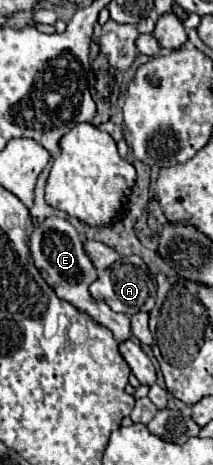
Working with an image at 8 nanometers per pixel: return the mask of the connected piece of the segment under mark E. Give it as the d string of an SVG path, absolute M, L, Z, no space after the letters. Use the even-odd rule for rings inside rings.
M48 216L44 222L34 222L32 234L28 238L28 248L30 248L34 266L38 268L40 276L48 282L48 286L56 292L56 296L60 300L70 302L80 312L86 312L94 322L106 326L114 334L116 342L124 342L132 336L130 334L130 318L126 314L116 314L108 304L104 304L100 300L92 300L88 286L98 278L98 272L96 272L96 266L92 264L90 256L86 254L86 248L84 248L84 242L82 242L78 230L66 218Z

